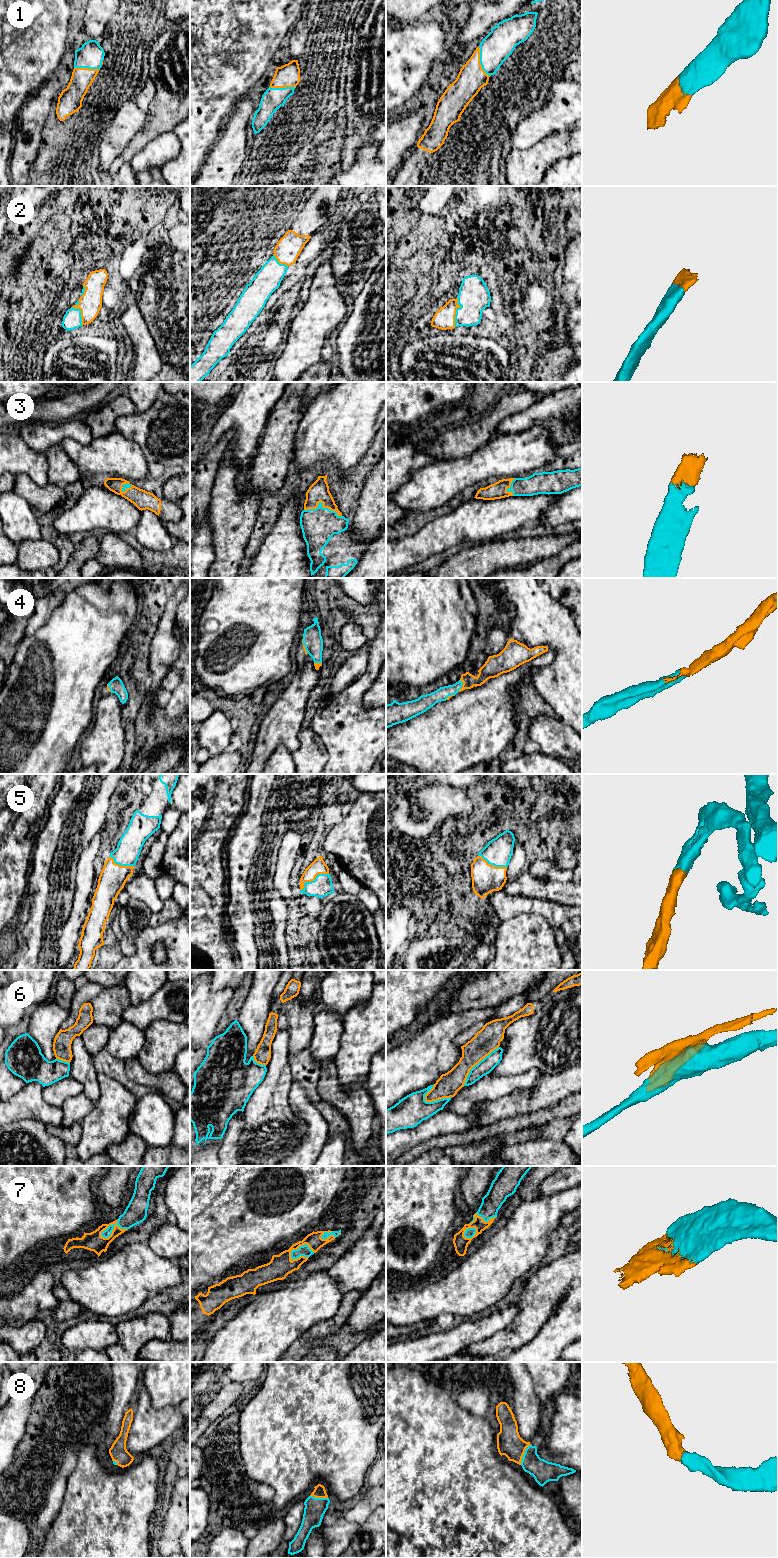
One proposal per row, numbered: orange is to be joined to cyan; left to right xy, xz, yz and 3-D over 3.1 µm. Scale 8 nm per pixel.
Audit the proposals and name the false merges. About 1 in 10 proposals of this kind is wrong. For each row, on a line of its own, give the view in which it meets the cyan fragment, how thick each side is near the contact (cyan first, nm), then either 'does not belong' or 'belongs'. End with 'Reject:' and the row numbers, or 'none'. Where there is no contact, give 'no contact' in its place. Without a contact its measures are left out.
1: yz | 240/220 nm | belongs
2: yz | 260/170 nm | belongs
3: xz | 280/160 nm | belongs
4: yz | 110/120 nm | belongs
5: xz | 160/120 nm | belongs
6: yz | 120/200 nm | does not belong
7: xy | 70/150 nm | belongs
8: yz | 180/200 nm | belongs
Reject: 6

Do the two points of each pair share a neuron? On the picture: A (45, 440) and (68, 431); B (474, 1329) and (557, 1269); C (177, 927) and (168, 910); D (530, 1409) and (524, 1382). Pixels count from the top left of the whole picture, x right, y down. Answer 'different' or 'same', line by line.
A: same
B: different
C: different
D: same

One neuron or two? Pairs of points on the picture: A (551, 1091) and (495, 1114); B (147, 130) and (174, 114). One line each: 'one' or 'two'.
A: one
B: one

